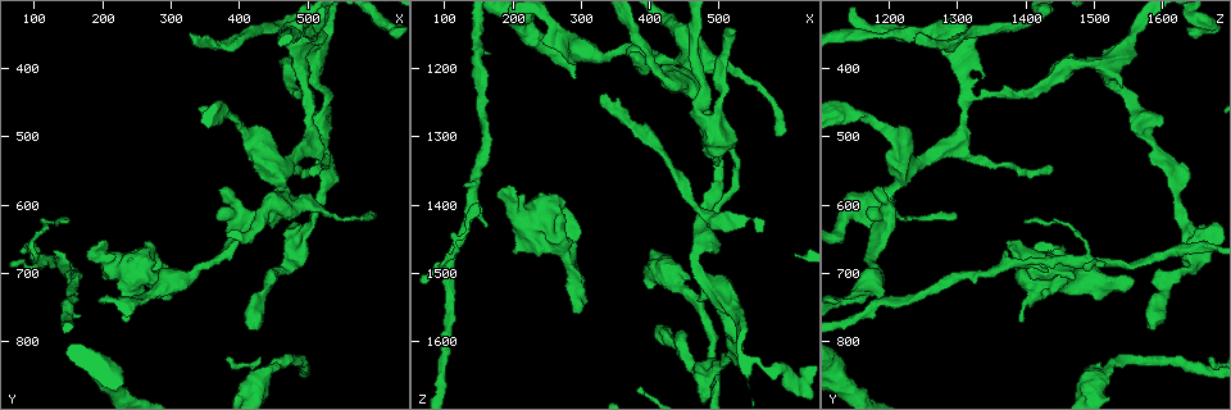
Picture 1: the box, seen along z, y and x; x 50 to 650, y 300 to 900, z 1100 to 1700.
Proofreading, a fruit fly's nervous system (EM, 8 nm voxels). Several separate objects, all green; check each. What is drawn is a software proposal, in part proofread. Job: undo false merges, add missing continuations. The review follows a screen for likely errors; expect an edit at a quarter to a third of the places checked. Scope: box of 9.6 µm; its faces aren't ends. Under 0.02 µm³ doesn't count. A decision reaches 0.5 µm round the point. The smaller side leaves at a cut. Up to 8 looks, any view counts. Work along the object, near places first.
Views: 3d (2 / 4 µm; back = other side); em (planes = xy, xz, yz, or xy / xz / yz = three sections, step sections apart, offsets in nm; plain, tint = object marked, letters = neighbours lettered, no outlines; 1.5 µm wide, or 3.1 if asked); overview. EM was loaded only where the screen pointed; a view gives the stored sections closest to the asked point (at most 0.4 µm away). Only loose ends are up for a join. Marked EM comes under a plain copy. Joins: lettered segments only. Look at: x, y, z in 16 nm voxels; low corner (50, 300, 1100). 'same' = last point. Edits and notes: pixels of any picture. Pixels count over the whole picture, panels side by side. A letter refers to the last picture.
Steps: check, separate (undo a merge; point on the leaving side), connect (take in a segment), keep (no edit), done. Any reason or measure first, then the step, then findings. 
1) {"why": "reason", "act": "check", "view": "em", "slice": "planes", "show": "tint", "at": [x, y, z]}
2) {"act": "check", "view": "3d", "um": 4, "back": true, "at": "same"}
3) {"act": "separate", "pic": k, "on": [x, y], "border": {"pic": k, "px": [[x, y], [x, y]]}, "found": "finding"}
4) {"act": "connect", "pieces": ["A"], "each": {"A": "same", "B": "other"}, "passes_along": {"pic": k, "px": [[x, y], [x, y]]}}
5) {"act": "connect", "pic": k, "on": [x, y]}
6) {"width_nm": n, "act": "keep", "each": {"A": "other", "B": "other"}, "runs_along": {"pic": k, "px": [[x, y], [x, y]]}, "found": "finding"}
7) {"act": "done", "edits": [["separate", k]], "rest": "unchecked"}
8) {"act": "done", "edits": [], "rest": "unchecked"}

{"why": "long arm stops here", "act": "check", "view": "em", "slice": "planes", "show": "tint", "at": [330, 350, 1240]}

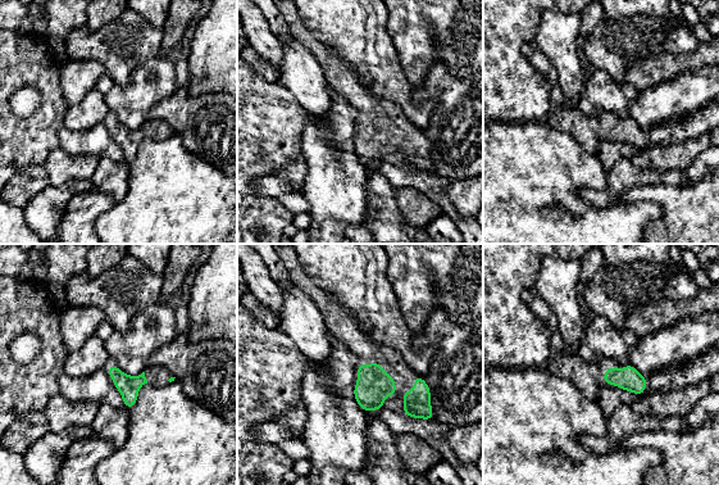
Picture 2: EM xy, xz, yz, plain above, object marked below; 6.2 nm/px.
{"why": "what lies round it", "act": "check", "view": "em", "slice": "planes", "show": "letters", "at": "same"}

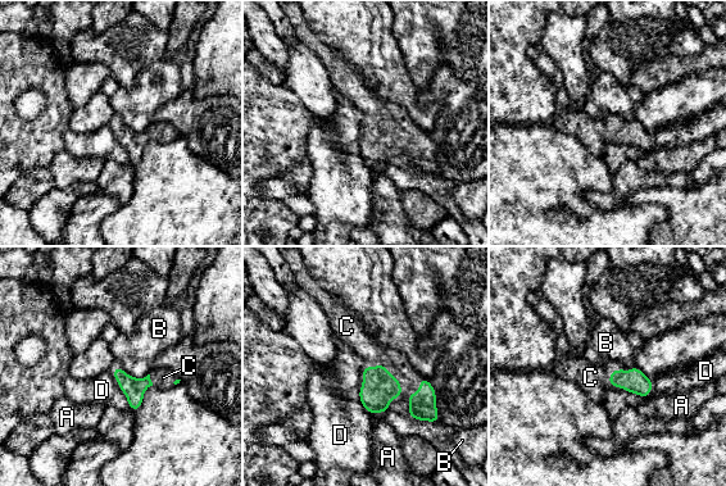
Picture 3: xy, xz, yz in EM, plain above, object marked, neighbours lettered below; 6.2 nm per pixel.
{"longest_contact_nm": ["D", 300], "act": "connect", "pieces": ["C"], "each": {"A": "other", "B": "other", "C": "same", "D": "other"}, "found": "it goes on there"}

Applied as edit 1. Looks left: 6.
{"act": "check", "view": "overview"}

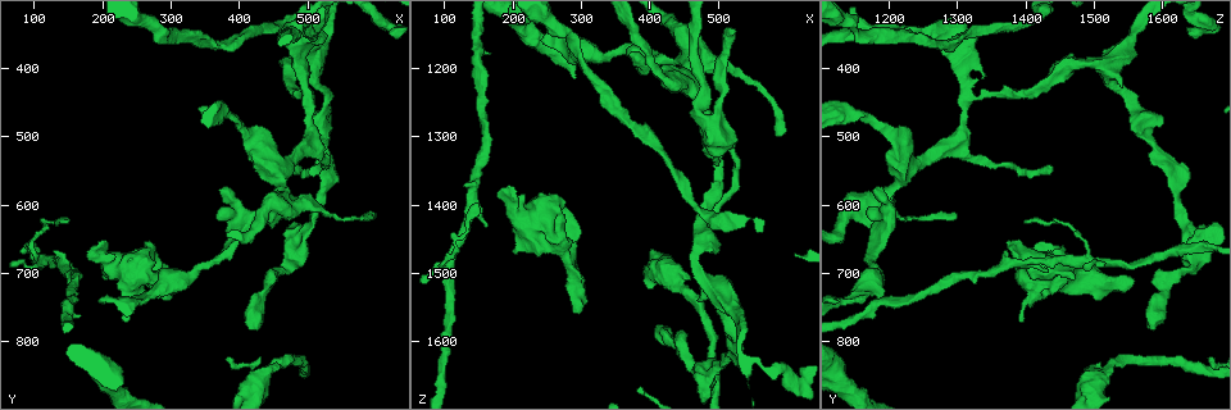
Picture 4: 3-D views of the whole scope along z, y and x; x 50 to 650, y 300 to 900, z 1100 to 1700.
{"why": "sudden change in width", "act": "check", "view": "em", "slice": "planes", "show": "letters", "at": [520, 615, 1205]}

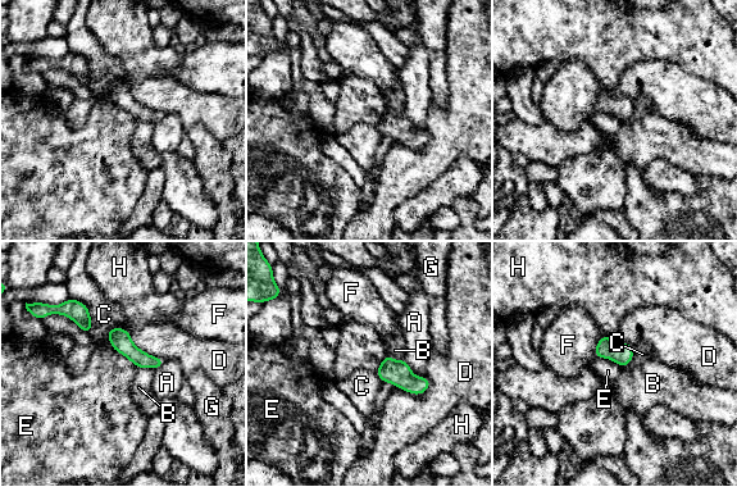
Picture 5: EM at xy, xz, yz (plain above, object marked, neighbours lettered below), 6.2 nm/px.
{"act": "keep", "each": {"A": "other", "B": "other", "C": "other", "D": "other", "E": "other", "F": "other", "G": "other", "H": "other"}, "runs_along": {"pic": 5, "px": [[113, 331], [140, 359], [159, 362]]}, "found": "one neuron here"}

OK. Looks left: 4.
{"why": "calibre changes", "act": "check", "view": "3d", "um": 4, "at": [435, 855, 1510]}

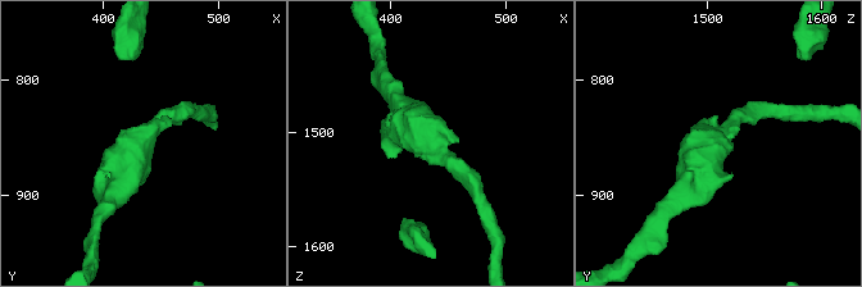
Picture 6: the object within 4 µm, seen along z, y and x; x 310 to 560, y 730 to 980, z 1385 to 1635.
{"arm_widths_nm": [220, 400], "why": "shape alone is not enough", "act": "check", "view": "em", "um": 3.1, "slice": "xy", "step": 8, "show": "tint", "at": [434, 854, 1510]}

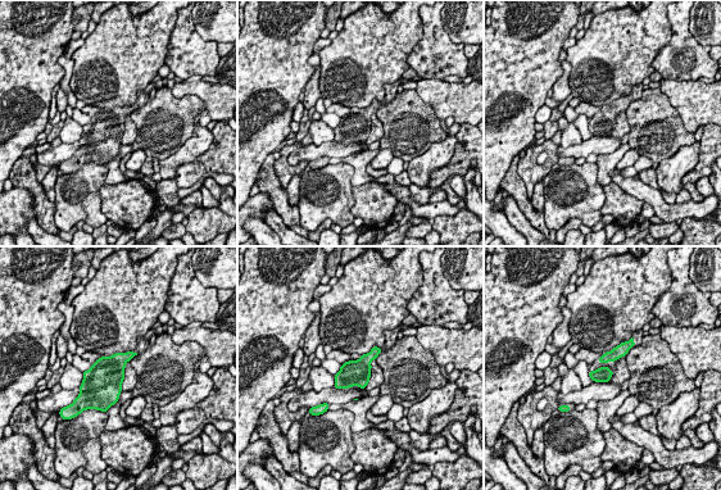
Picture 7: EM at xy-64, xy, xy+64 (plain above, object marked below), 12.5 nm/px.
{"act": "check", "view": "em", "um": 3.1, "slice": "xy", "step": 8, "show": "letters", "at": "same"}

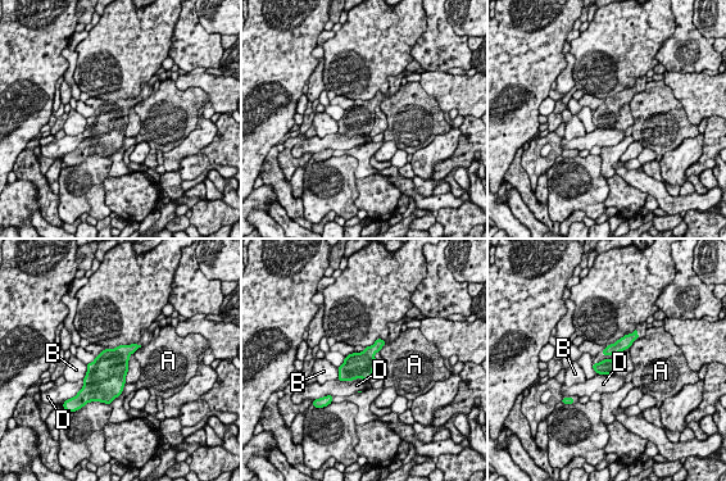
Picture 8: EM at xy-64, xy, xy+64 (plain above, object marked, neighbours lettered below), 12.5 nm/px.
{"act": "keep", "each": {"A": "other", "B": "other", "D": "other"}, "border": {"pic": 8, "px": [[639, 337], [629, 349]]}, "found": "one neuron here"}

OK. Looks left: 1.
{"act": "done", "edits": [["connect", 3]], "rest": "unchecked"}

